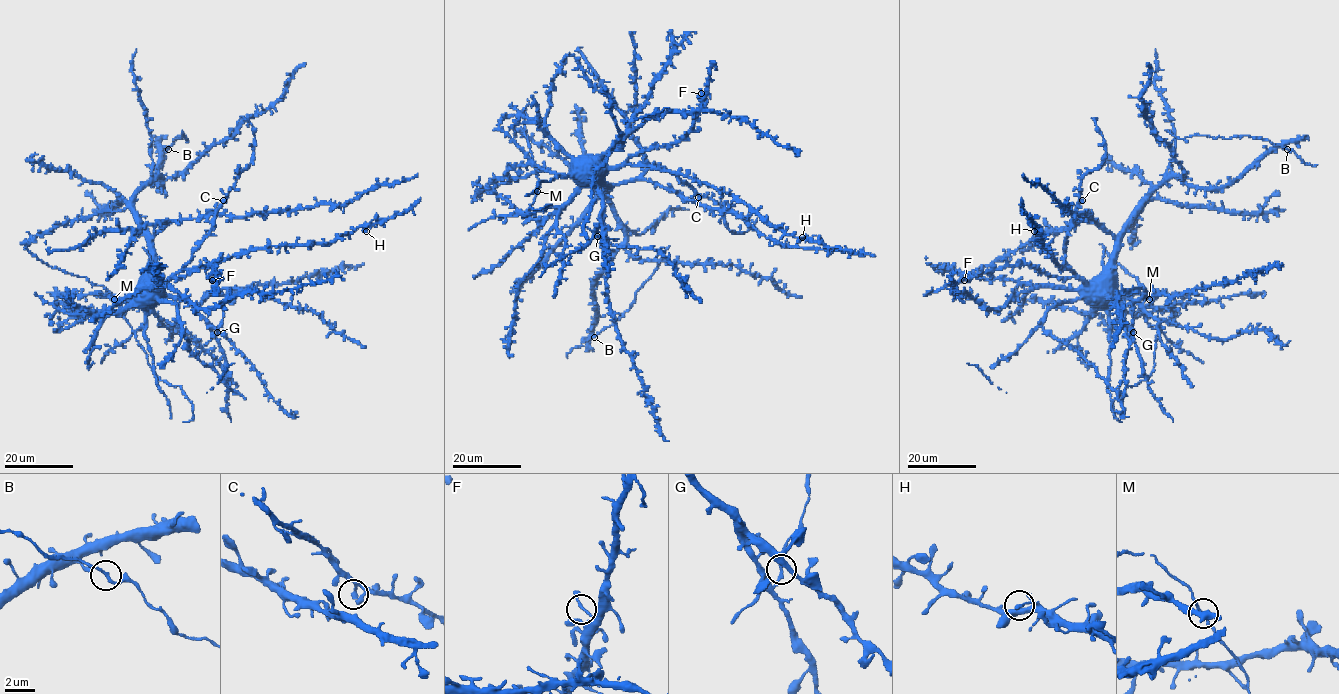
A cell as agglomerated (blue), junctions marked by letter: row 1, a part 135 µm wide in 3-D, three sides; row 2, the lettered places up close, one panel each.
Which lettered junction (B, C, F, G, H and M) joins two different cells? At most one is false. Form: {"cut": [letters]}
{"cut": ["G"]}

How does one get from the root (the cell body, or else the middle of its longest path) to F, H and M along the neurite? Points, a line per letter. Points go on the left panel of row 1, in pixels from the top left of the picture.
F: (149, 293), (157, 282), (181, 278), (205, 265), (213, 265), (216, 275), (212, 280)
H: (149, 293), (157, 282), (167, 282), (178, 273), (218, 263), (252, 250), (326, 244), (364, 225), (366, 231)
M: (149, 293), (155, 288), (161, 294), (159, 297), (153, 296), (150, 313), (142, 327), (135, 331), (114, 299)

